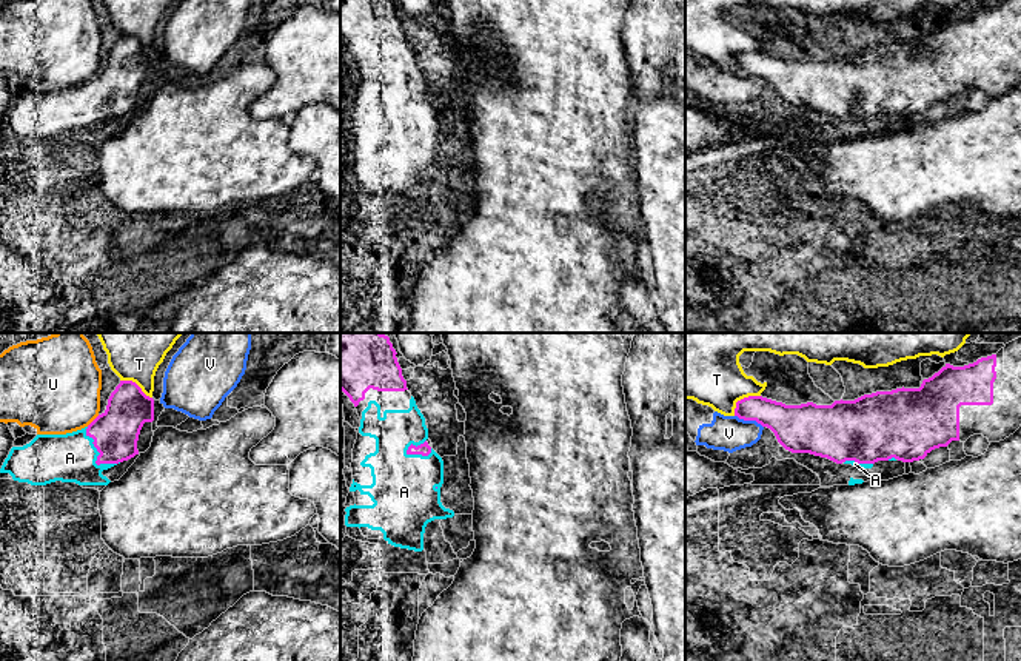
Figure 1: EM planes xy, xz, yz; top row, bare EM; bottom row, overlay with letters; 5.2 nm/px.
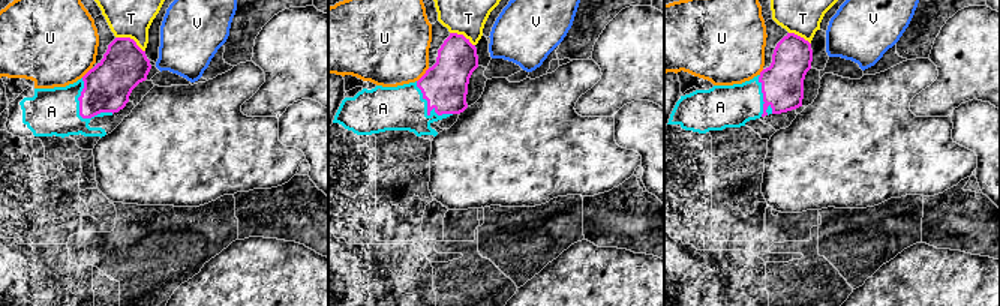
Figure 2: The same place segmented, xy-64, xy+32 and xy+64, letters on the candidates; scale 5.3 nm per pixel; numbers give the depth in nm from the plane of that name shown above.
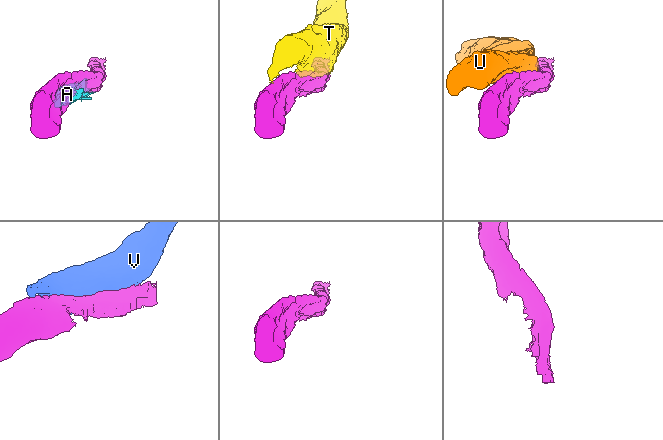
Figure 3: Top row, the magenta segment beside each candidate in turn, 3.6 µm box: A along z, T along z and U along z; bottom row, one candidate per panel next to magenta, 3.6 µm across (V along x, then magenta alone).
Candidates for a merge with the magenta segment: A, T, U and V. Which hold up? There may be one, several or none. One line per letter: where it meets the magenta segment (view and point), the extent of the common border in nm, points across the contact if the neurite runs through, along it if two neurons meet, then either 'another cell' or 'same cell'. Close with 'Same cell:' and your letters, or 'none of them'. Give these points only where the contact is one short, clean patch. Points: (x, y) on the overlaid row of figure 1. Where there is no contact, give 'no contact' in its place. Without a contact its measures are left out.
A: contact xy (97, 456); length 260 nm; same cell
T: contact yz (741, 399); length 180 nm; another cell
U: contact xy (94, 419); length 90 nm; another cell
V: contact yz (749, 419); length 170 nm; border yz (735, 415), (744, 419), (755, 419), (763, 427); another cell
Same cell: A

